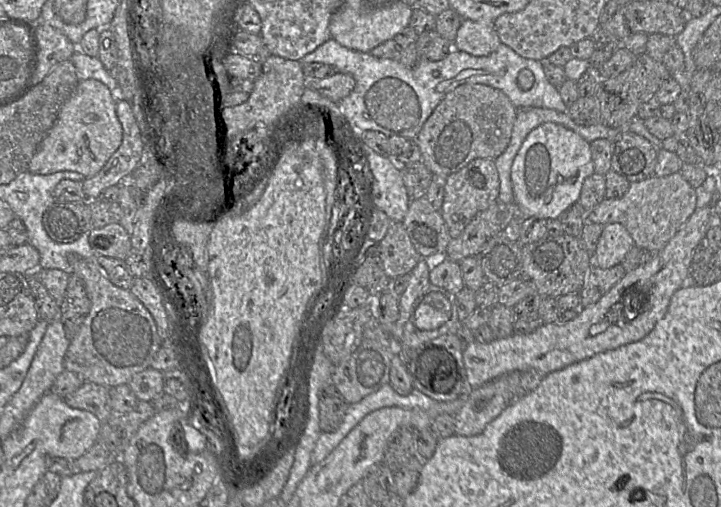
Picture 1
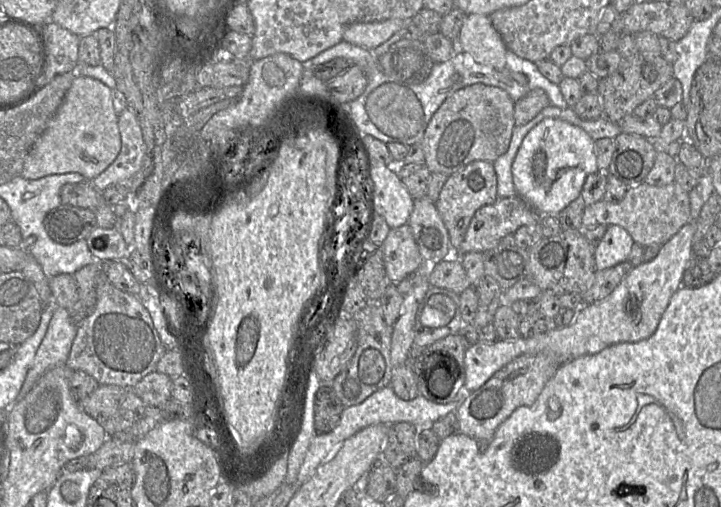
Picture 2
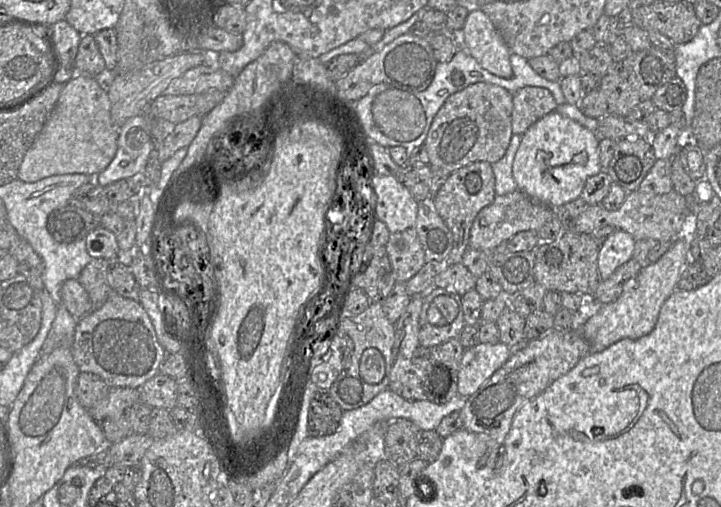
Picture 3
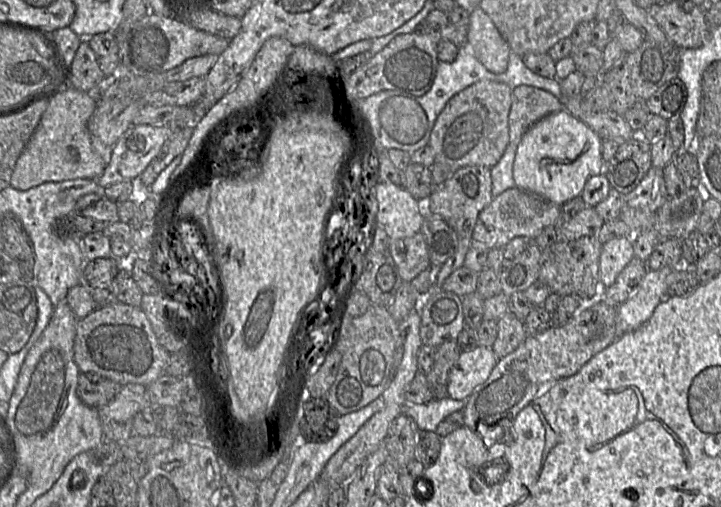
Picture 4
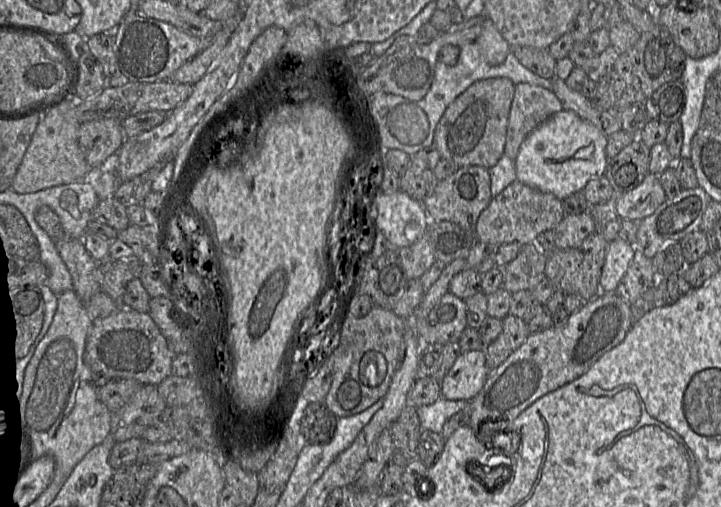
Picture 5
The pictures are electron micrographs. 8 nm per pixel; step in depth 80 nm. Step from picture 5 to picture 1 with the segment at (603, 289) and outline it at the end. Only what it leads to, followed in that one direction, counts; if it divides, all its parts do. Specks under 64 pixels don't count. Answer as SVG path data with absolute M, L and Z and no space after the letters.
M607 224L593 253L593 265L608 269L621 264L634 245L632 236L622 224Z

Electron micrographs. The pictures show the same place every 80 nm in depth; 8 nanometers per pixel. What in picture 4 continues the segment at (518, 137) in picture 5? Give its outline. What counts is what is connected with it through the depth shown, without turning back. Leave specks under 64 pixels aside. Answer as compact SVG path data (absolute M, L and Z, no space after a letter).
M527 85L515 87L509 112L509 144L518 145L532 125L561 109L562 101L546 90Z

